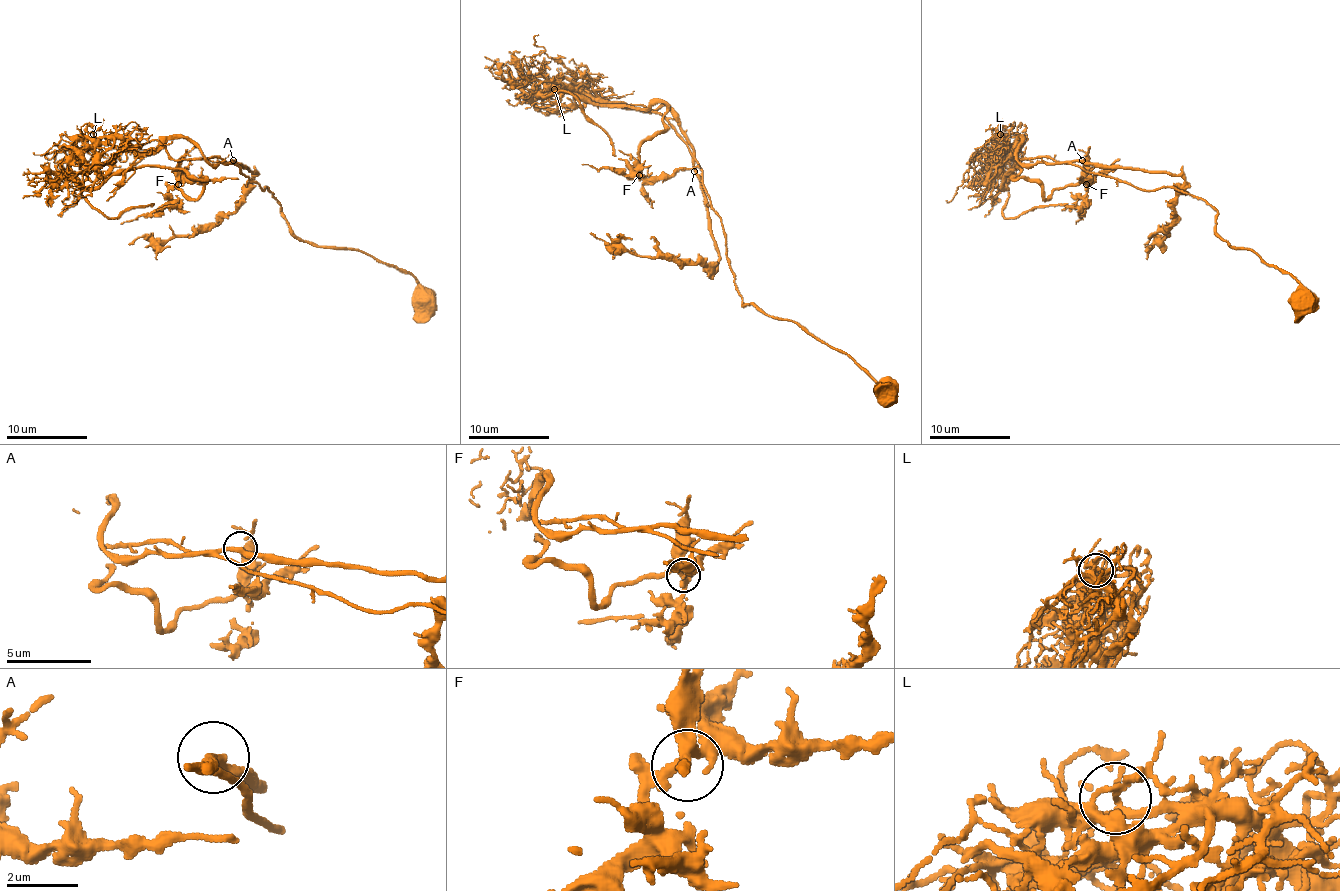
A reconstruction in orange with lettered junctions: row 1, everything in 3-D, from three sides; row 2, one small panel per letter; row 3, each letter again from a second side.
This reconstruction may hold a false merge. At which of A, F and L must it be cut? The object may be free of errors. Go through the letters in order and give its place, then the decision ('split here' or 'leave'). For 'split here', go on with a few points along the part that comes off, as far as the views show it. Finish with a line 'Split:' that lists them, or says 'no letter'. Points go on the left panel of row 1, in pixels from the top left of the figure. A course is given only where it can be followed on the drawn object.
A: (233, 160) | leave
F: (178, 184) | leave
L: (93, 134) | split here | (92, 134), (76, 146), (111, 174), (184, 168), (204, 178), (196, 199), (178, 182), (165, 203), (121, 223)
Split: L

